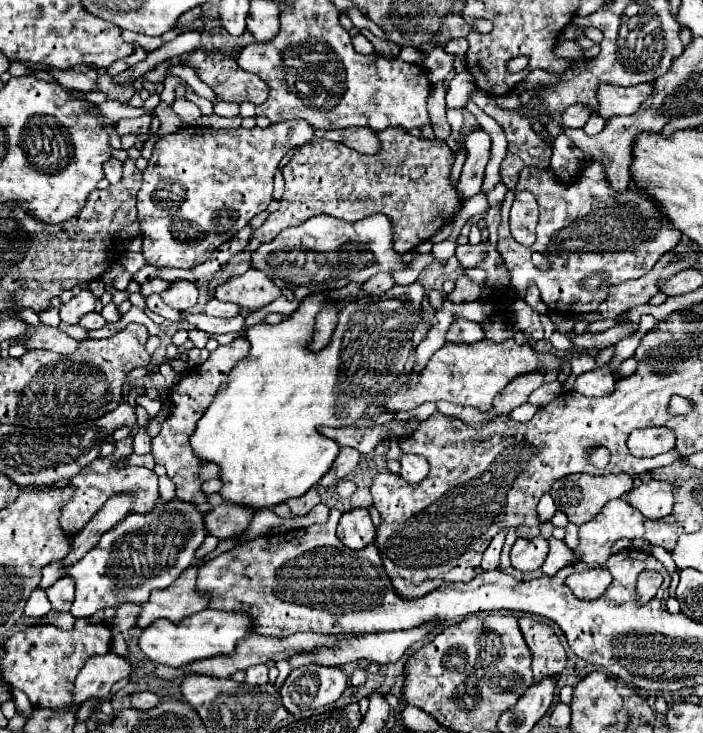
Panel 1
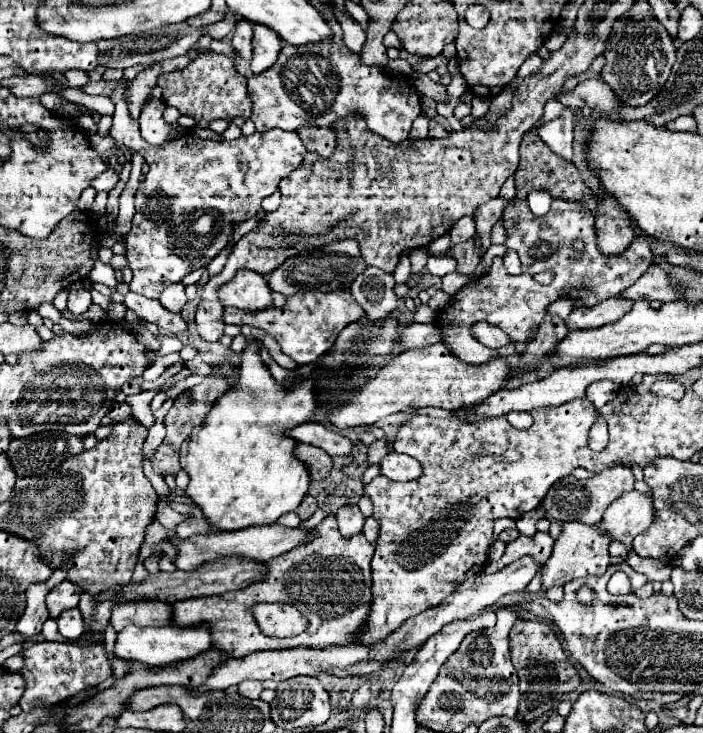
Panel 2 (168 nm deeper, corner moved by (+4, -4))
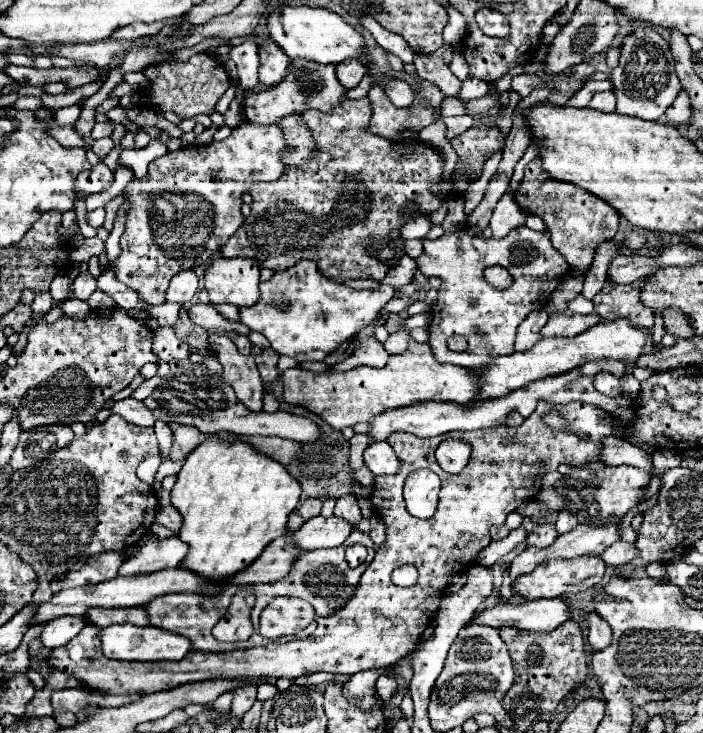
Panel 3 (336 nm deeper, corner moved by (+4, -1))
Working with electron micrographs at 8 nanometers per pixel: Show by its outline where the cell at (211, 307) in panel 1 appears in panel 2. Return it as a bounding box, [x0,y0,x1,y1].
[223,291,365,365]

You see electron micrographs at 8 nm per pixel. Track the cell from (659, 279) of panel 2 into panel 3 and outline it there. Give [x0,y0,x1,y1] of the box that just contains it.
[593,284,653,330]

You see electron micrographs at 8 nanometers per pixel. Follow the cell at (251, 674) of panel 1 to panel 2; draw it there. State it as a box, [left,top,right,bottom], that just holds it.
[239,681,263,699]

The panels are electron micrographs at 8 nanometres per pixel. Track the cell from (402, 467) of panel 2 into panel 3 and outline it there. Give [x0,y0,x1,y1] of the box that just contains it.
[363,442,399,476]

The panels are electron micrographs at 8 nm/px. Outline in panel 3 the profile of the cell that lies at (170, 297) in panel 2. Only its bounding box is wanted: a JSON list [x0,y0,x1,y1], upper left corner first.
[167,270,199,304]

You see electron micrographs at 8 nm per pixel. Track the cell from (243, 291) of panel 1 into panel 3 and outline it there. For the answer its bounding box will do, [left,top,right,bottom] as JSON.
[205,258,259,306]

